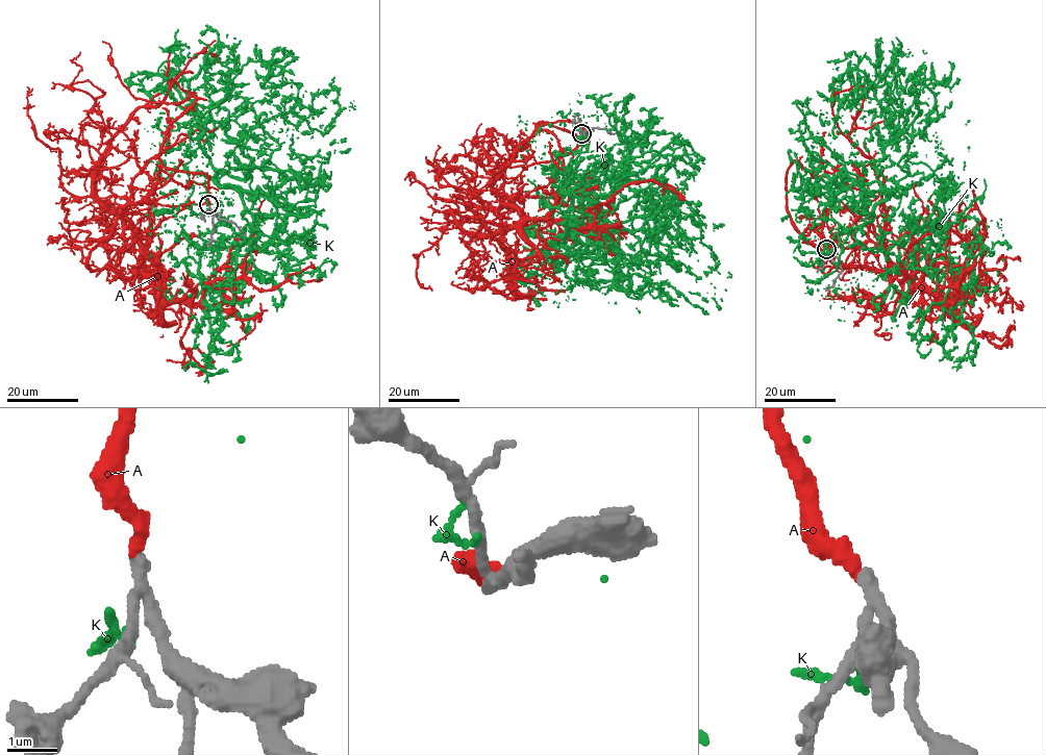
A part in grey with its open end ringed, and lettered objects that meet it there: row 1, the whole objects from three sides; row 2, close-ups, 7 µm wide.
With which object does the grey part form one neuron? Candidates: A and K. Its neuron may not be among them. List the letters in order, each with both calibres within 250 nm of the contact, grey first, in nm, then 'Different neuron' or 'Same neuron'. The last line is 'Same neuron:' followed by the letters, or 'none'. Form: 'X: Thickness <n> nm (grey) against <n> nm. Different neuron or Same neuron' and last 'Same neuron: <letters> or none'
A: Thickness 200 nm (grey) against 320 nm. Same neuron
K: Thickness 220 nm (grey) against 160 nm. Different neuron
Same neuron: A

